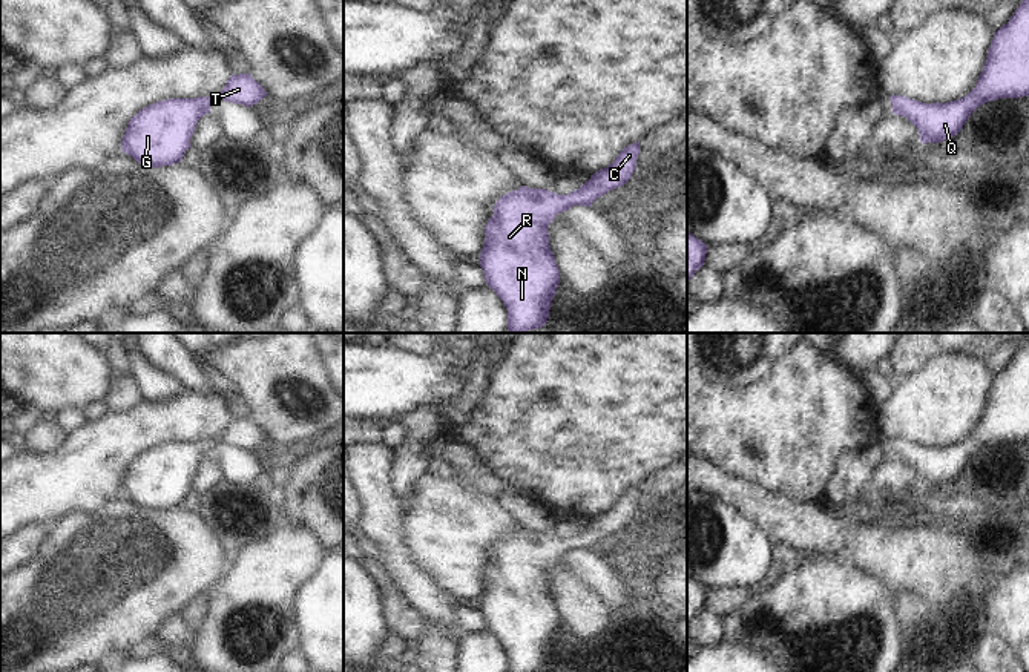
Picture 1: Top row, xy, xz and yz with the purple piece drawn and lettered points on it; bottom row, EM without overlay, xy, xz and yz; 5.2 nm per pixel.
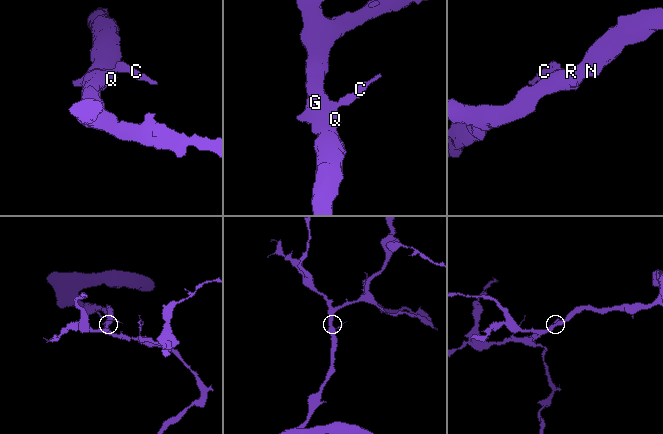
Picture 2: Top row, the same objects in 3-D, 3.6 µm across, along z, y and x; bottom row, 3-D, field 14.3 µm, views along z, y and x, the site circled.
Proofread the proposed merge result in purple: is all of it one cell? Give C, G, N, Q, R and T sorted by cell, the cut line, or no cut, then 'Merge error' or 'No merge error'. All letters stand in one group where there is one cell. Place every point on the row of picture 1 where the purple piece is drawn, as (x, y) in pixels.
Groups: C G N Q R T. No split. No merge error

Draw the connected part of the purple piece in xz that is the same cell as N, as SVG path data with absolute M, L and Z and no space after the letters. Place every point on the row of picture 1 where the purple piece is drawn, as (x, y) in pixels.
M639 141L624 147L612 164L600 169L580 189L567 195L521 186L495 203L494 215L485 227L486 238L480 253L480 267L486 285L497 293L508 310L509 331L526 333L541 328L547 322L551 304L560 284L560 270L549 245L549 224L558 213L574 206L590 207L597 198L624 186L636 167L638 155Z

